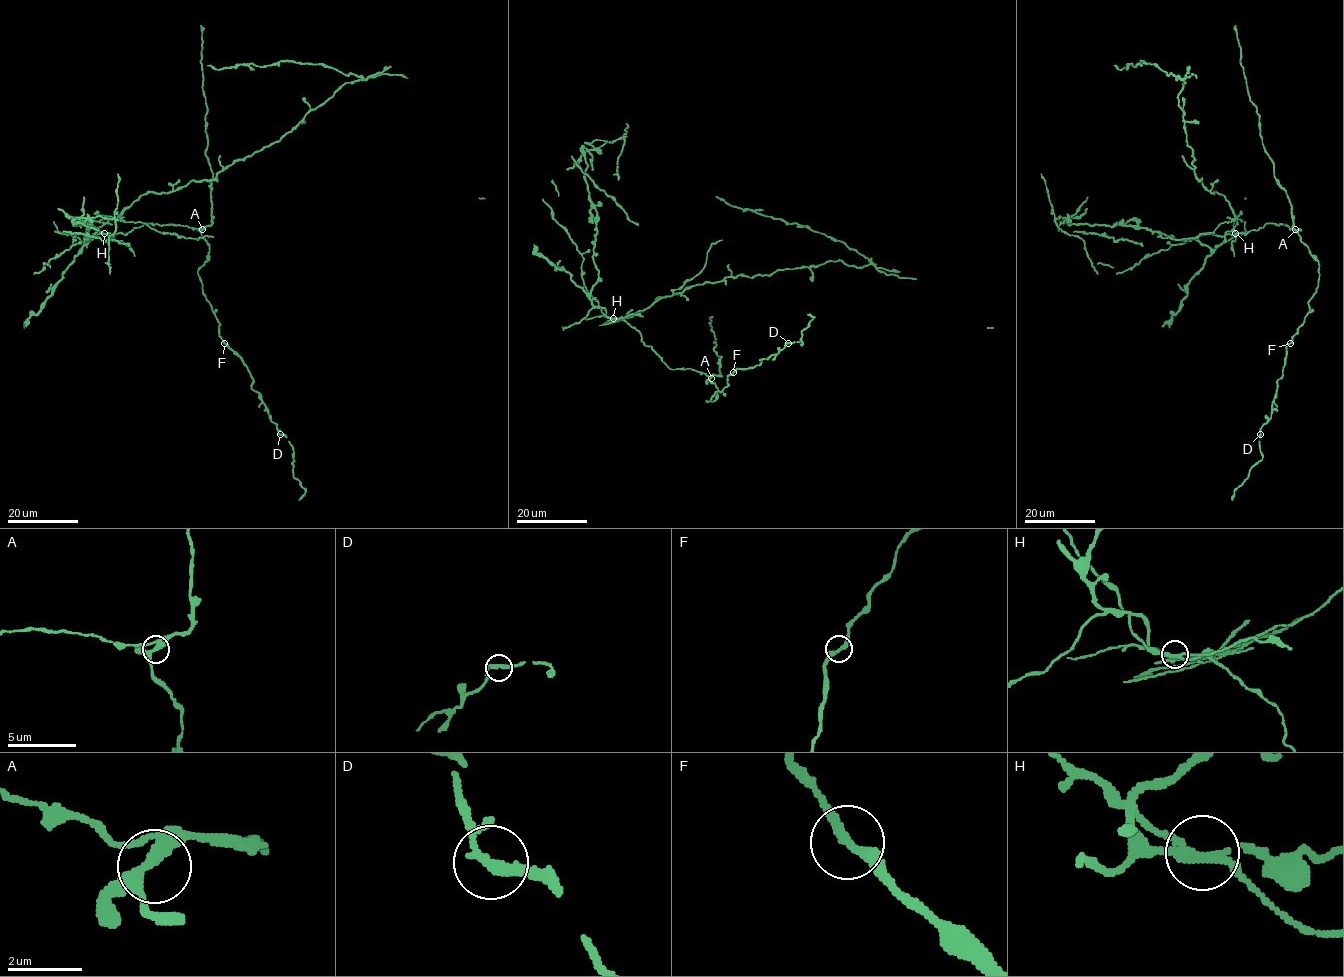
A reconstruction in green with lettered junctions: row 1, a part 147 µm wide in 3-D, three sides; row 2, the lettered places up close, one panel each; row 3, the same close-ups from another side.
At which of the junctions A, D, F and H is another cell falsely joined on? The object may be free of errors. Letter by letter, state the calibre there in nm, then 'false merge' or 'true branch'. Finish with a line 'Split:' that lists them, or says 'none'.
A: 280 nm thick; true branch
D: 200 nm thick; true branch
F: 260 nm thick; true branch
H: 200 nm thick; false merge
Split: H

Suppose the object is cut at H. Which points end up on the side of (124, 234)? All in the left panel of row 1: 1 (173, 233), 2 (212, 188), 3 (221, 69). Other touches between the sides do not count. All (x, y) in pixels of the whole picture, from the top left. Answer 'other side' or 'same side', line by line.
1: other side
2: same side
3: other side

